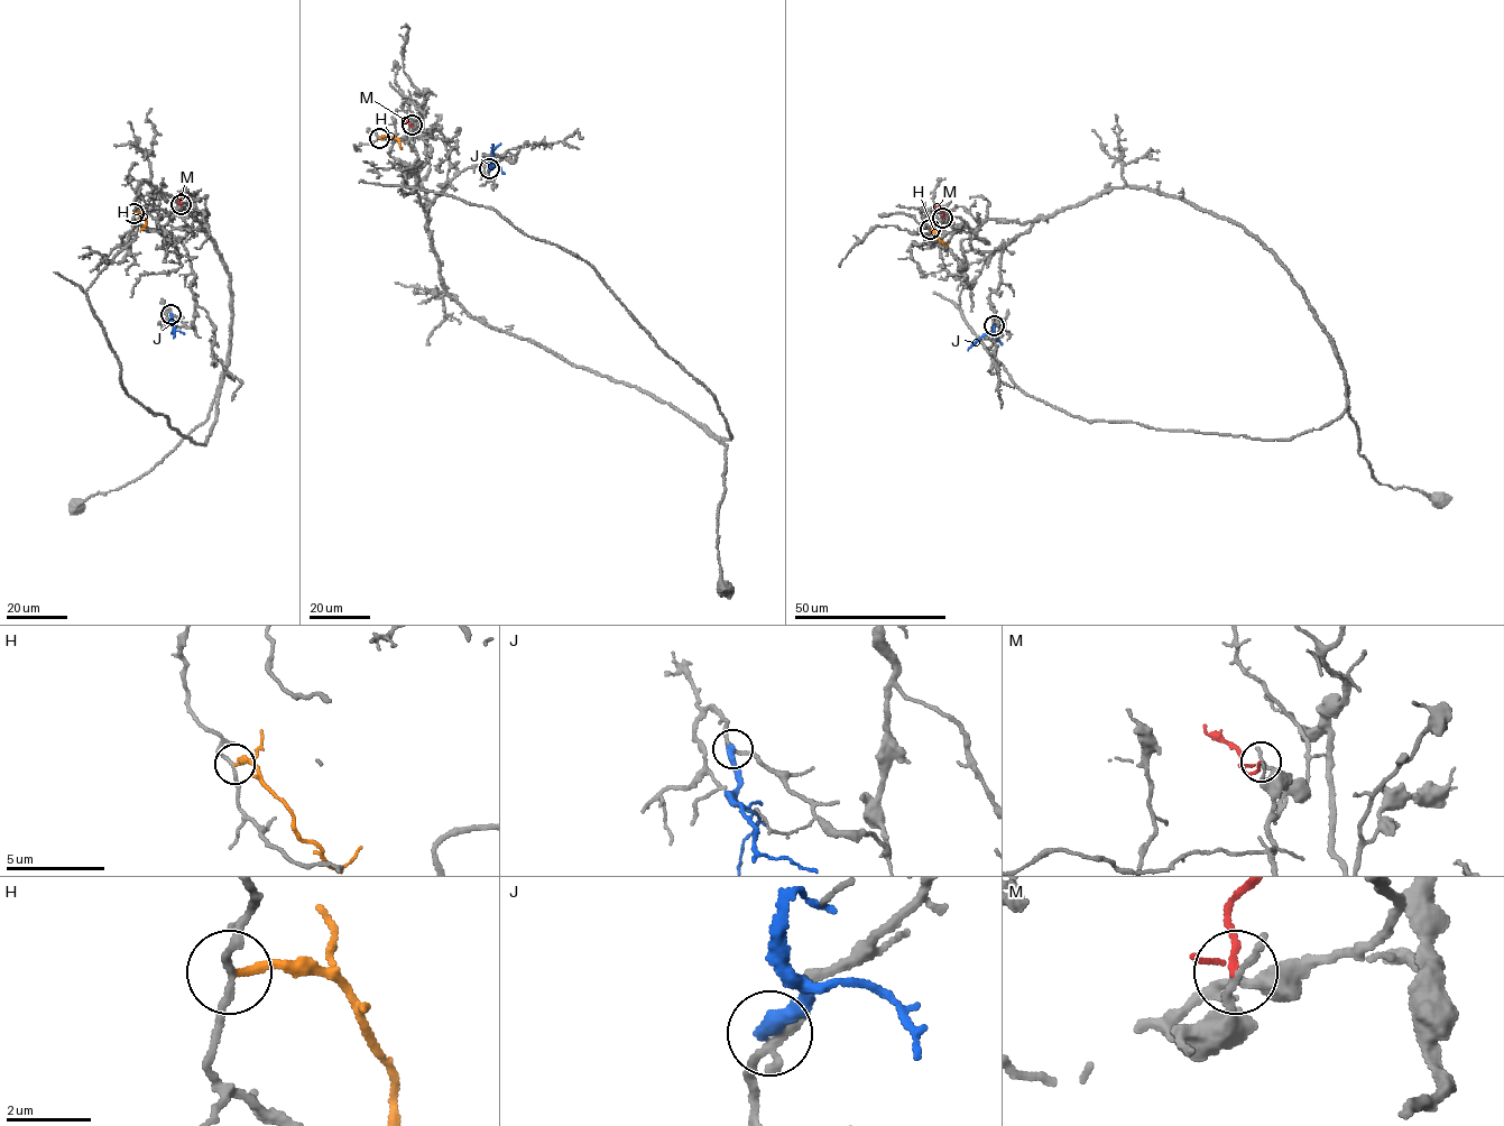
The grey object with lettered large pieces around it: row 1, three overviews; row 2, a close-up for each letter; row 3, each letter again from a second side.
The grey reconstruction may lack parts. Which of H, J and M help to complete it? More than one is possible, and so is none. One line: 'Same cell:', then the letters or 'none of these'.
Same cell: none of these

